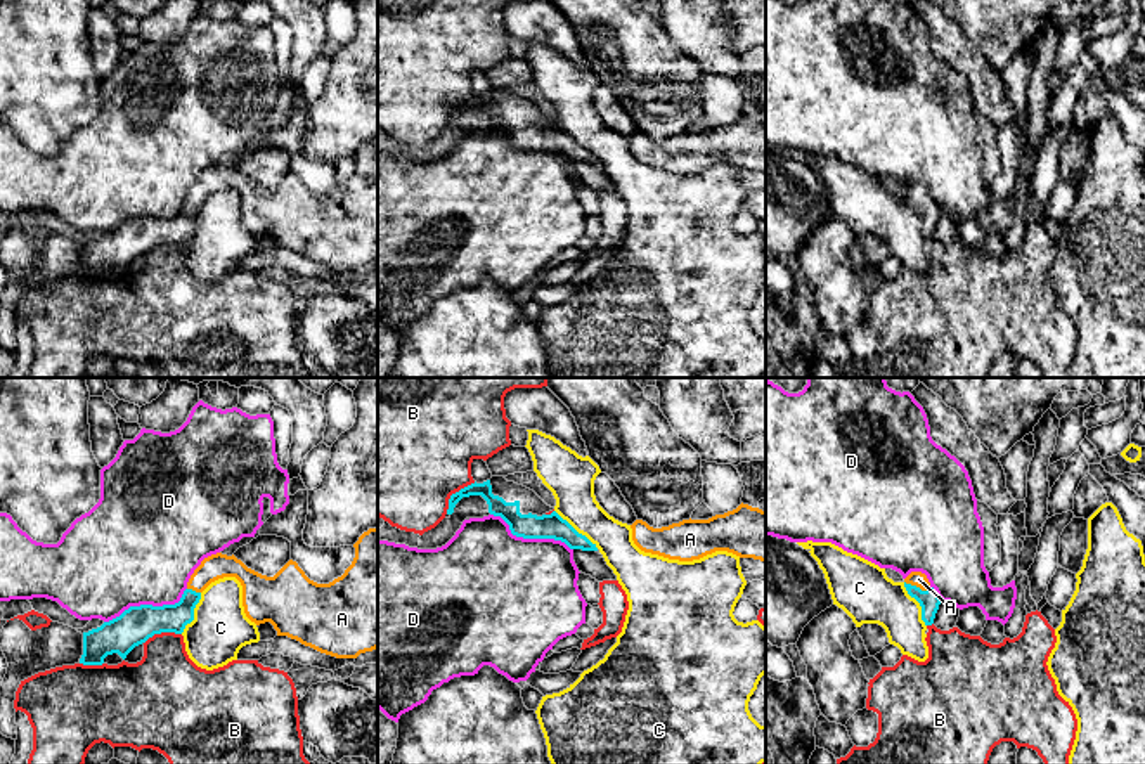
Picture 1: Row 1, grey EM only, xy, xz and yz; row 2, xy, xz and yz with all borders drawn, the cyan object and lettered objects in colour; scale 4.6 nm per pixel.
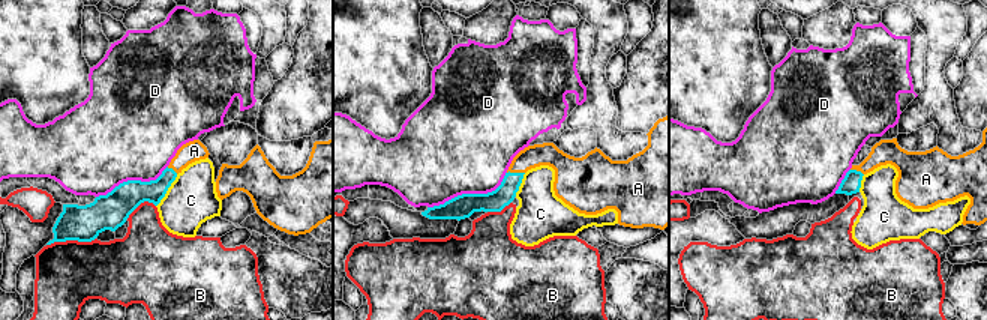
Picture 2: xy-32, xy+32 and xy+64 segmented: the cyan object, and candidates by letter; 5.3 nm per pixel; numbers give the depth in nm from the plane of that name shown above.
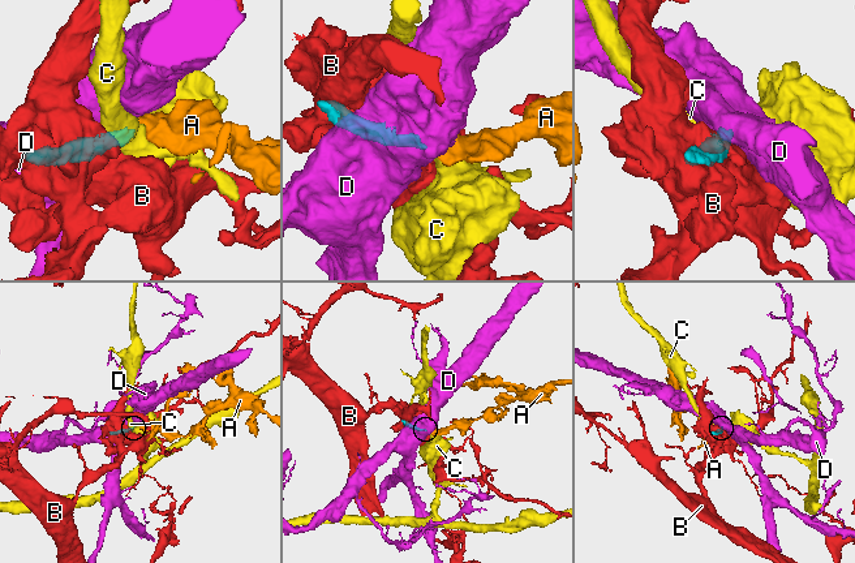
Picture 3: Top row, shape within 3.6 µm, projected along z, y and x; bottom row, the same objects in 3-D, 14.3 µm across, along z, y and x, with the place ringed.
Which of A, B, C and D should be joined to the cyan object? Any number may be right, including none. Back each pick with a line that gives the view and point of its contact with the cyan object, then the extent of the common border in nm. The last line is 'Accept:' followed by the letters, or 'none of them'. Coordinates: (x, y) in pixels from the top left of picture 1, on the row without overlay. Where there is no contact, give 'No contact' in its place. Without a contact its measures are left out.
A: Touches cyan at yz (915, 198). Shared border 120 nm
Accept: A

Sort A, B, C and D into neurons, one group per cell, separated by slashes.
A / B / C / D

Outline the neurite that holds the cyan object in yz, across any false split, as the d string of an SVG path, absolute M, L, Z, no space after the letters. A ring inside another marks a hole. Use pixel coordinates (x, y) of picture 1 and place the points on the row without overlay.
M911 184L904 191L904 199L911 210L915 210L922 218L922 232L925 237L932 237L935 225L941 217L941 210L935 201L930 197L928 191L922 184Z

